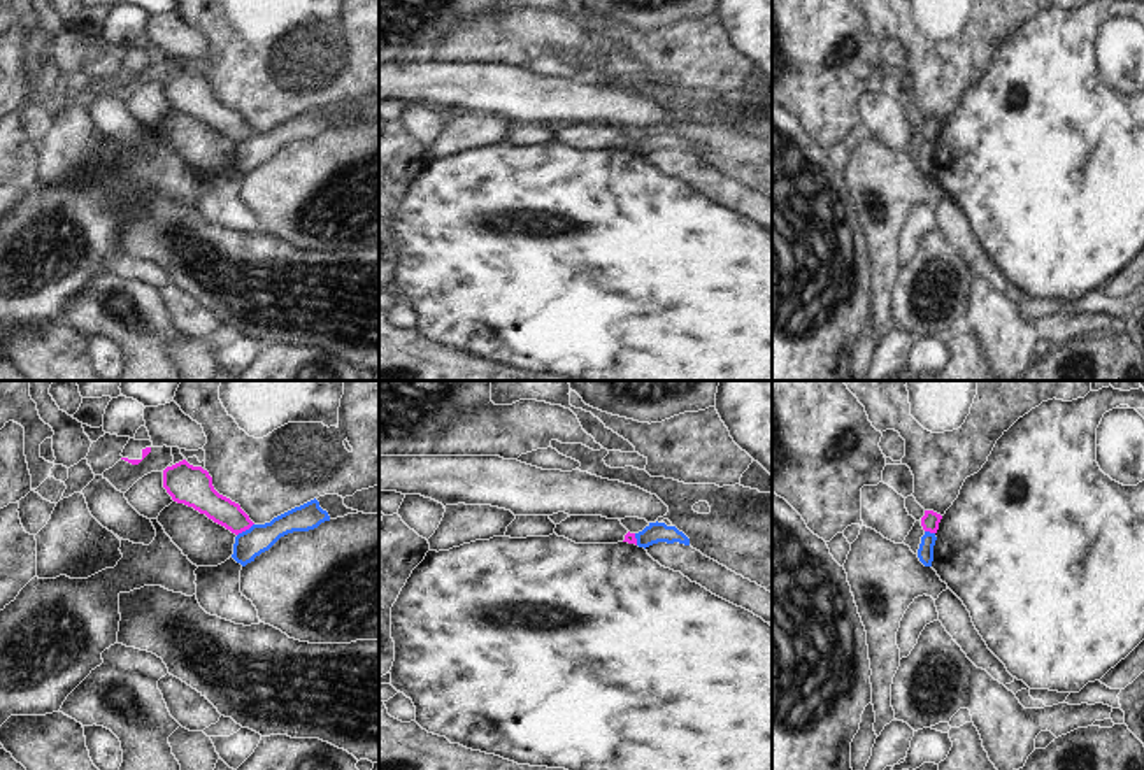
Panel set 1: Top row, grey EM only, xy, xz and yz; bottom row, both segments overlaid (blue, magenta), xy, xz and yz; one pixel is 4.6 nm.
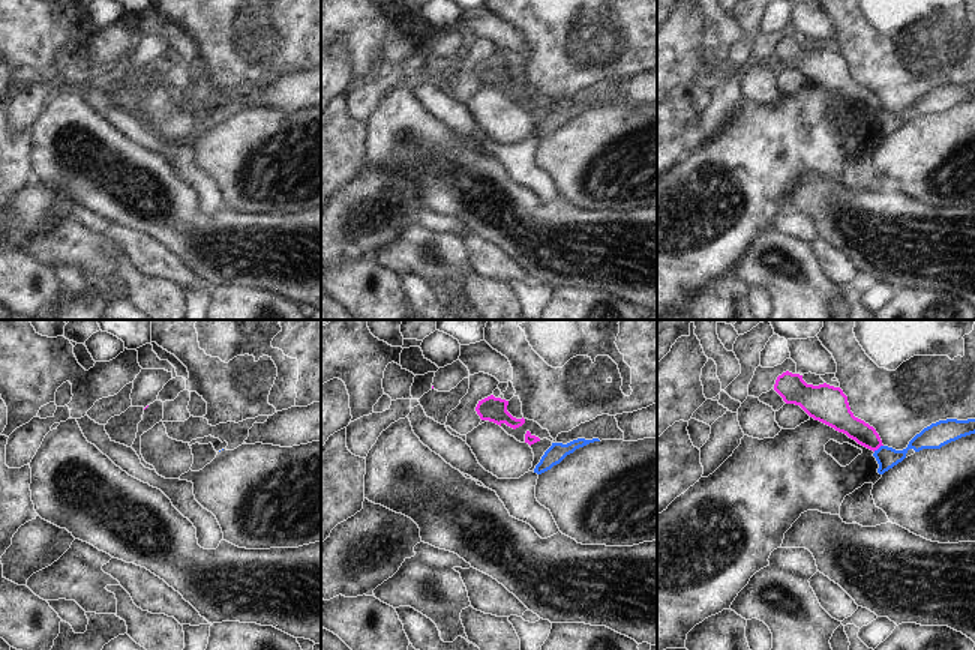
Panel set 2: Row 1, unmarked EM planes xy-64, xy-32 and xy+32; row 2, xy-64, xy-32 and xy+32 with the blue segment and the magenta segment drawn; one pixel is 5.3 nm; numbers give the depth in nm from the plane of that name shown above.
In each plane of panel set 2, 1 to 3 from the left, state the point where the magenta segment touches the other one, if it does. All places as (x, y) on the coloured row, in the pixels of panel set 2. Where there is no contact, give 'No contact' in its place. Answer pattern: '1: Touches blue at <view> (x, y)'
1: No contact
2: No contact
3: Touches blue at xy+32 (879, 448)

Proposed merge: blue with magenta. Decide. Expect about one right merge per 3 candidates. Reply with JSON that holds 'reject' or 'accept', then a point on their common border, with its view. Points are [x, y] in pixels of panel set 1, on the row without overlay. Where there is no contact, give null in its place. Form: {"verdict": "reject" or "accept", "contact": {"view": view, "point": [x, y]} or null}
{"verdict": "reject", "contact": {"view": "xy", "point": [246, 137]}}

